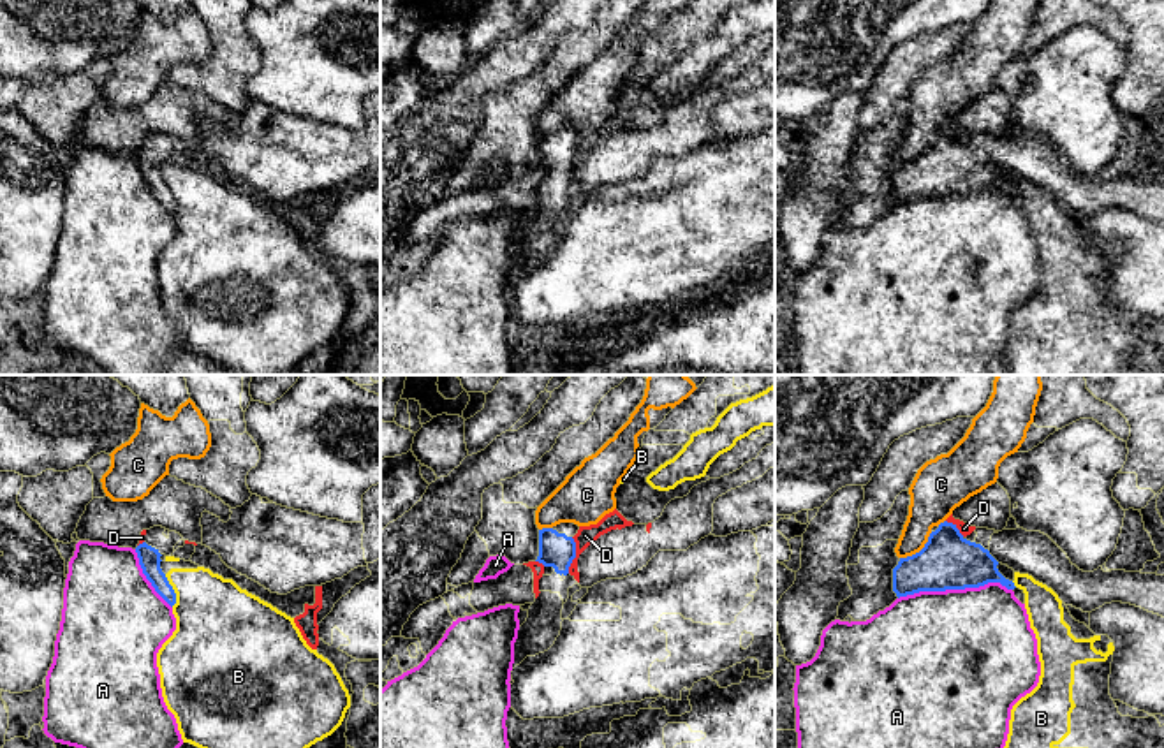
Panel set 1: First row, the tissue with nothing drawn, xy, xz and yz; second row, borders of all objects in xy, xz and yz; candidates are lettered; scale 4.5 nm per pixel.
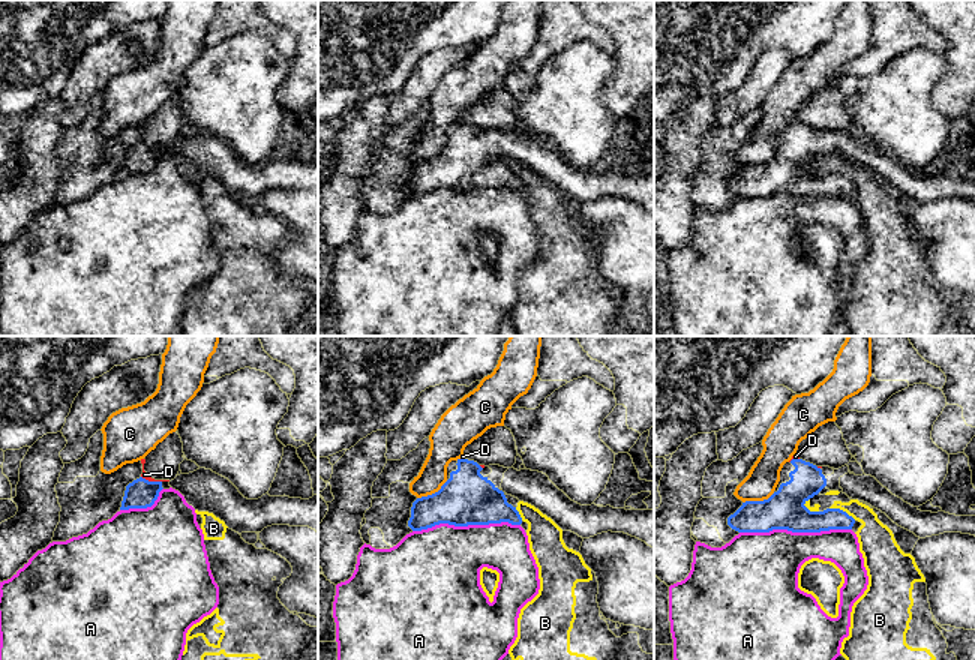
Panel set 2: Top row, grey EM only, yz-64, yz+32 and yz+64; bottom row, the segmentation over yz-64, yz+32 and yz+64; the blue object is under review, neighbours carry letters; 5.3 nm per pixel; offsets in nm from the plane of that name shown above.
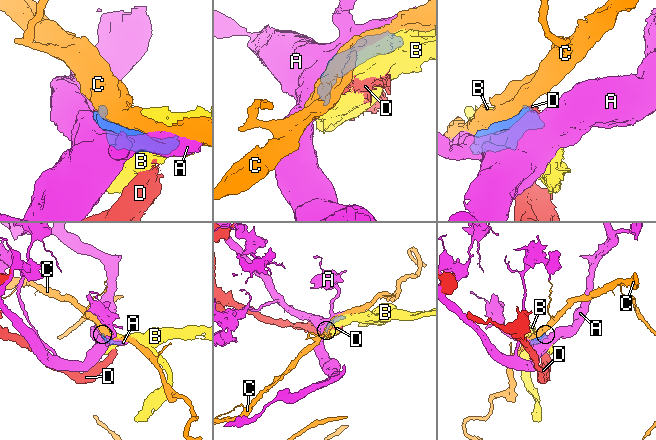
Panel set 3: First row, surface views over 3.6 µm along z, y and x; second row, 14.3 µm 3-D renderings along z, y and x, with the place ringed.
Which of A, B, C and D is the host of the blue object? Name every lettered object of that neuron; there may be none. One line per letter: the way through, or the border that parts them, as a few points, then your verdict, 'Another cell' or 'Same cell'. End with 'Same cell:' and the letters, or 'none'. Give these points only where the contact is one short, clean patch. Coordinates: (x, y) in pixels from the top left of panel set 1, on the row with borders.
A: Another cell
B: Another cell
C: Another cell
D: Boundary: xz (573, 537), (574, 558), (567, 572). Another cell
Same cell: none

